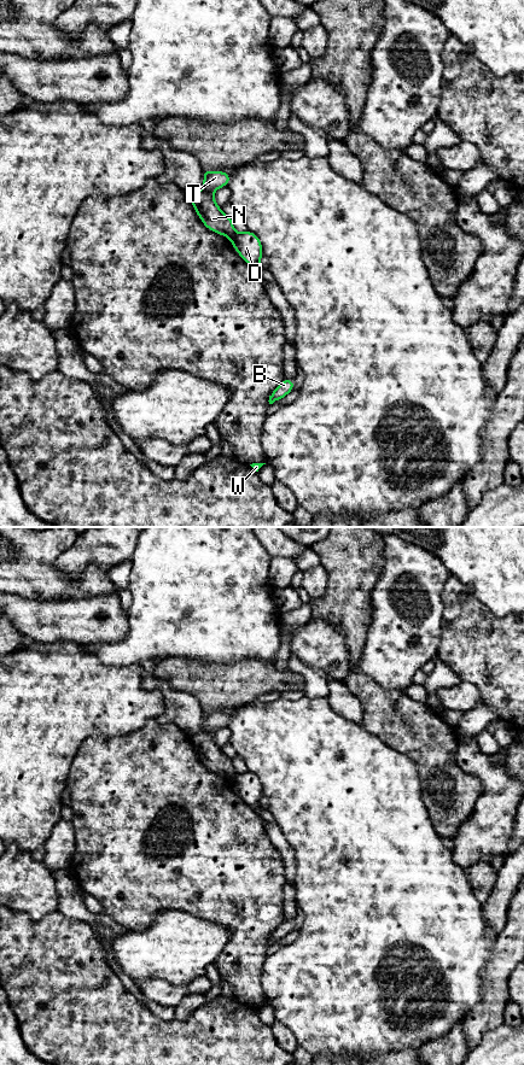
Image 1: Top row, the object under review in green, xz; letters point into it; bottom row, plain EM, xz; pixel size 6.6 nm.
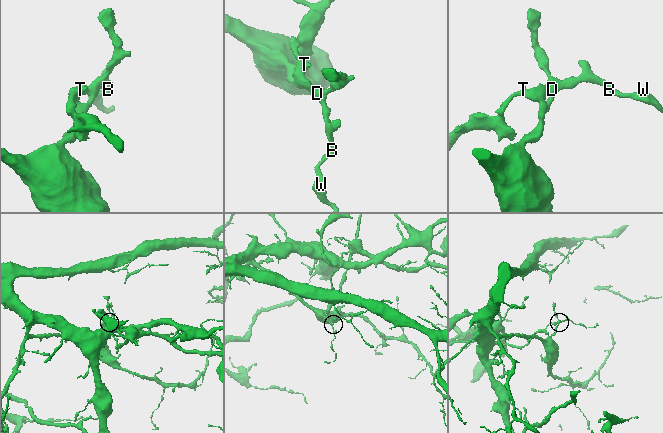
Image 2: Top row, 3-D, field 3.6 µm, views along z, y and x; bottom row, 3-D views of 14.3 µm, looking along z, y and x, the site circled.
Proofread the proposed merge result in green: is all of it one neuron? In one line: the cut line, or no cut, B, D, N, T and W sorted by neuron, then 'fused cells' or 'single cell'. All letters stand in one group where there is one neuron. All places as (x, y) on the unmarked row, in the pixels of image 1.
xz (236, 773), (230, 778) | B D W / N T | fused cells

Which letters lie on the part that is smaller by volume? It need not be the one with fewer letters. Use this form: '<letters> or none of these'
N, T

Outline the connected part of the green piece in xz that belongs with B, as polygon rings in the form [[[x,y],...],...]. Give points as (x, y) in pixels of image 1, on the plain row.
[[[284,919],[280,925],[270,934],[269,944],[273,944],[276,941],[280,941],[286,935],[289,935],[295,928],[293,920]]]

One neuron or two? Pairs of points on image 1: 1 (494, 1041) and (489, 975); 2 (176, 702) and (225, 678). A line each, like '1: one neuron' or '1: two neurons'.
1: two neurons
2: two neurons

